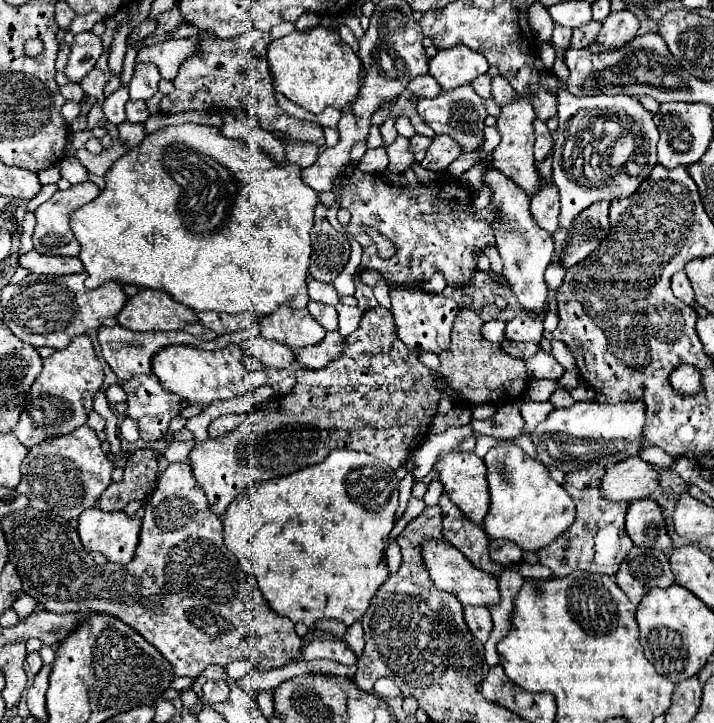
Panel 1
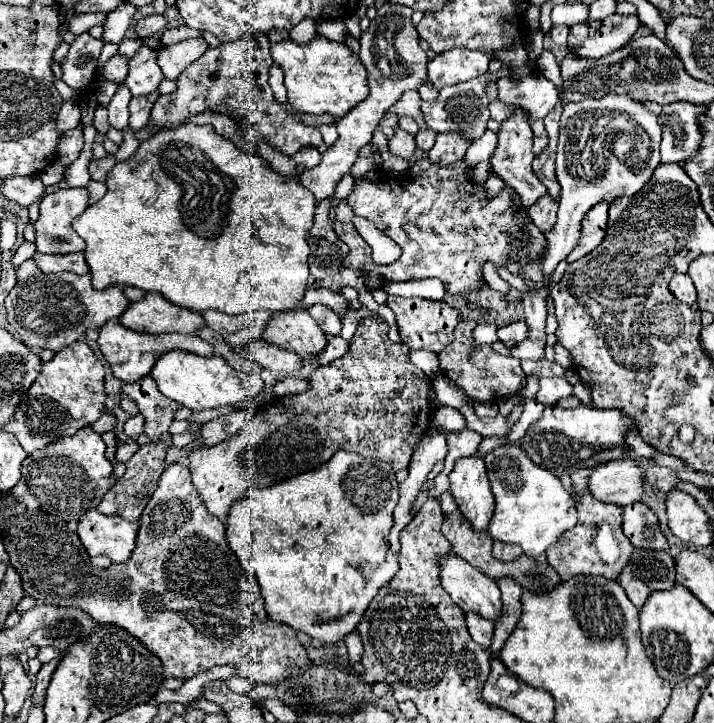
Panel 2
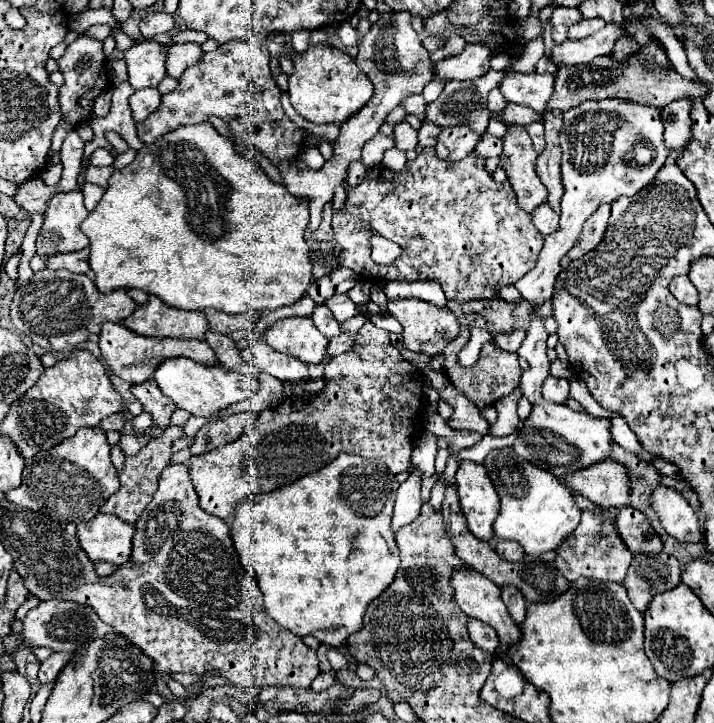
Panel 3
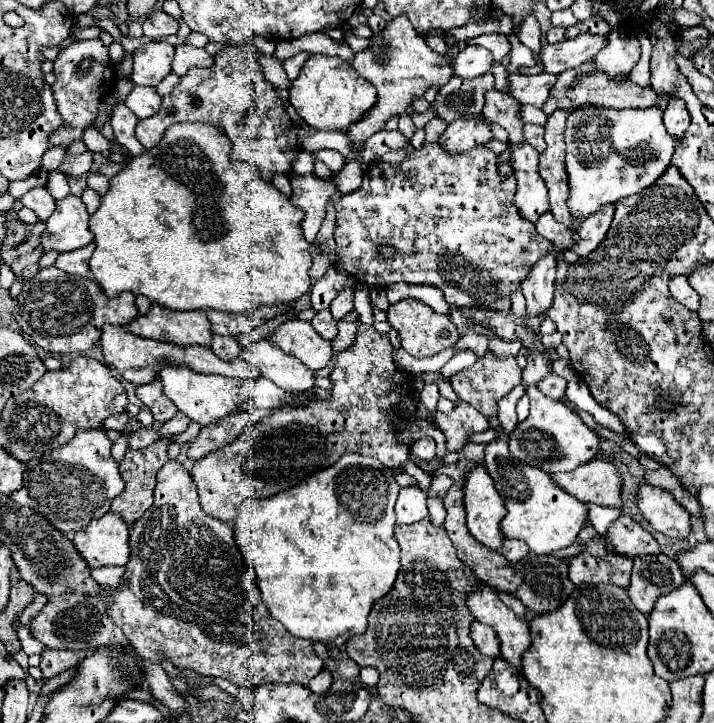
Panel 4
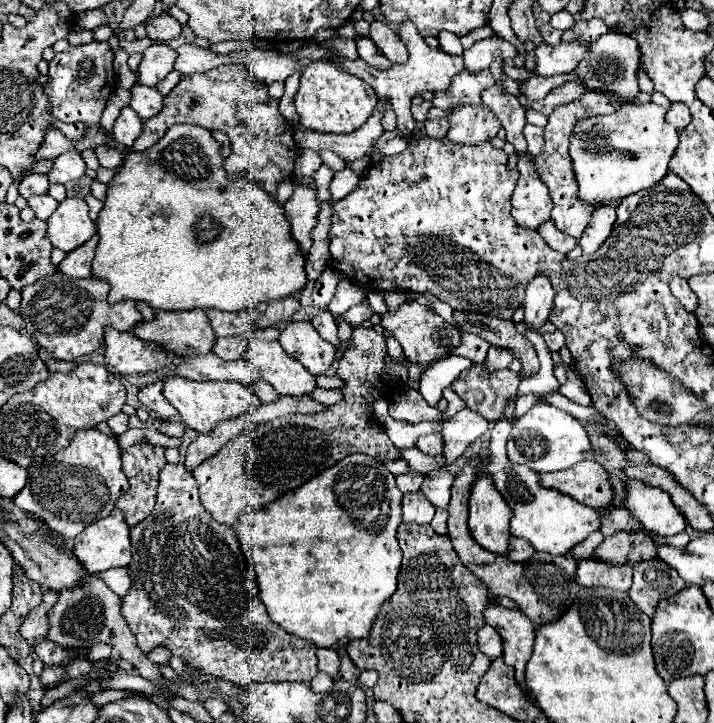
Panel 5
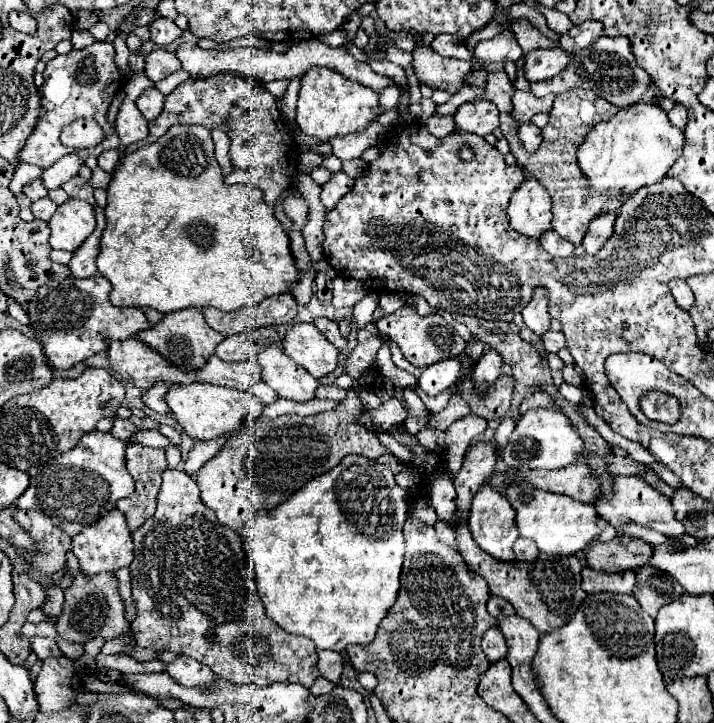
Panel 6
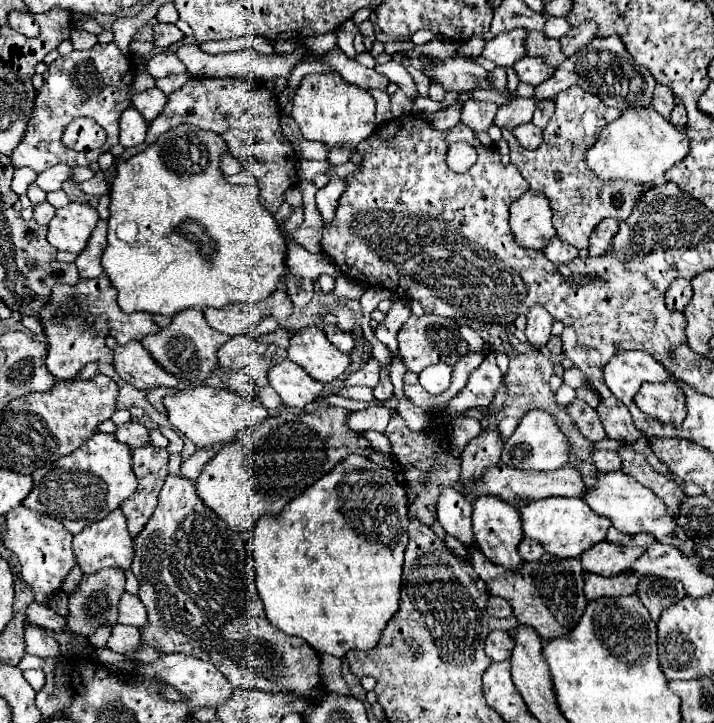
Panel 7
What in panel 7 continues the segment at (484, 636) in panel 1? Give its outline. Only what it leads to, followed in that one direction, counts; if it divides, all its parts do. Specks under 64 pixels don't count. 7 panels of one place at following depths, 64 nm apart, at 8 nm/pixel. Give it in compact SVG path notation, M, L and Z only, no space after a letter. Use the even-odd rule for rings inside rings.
M492 630L490 632L490 636L486 640L486 654L494 662L508 660L512 656L512 648L514 648L514 640L512 640L510 632L504 632L504 630Z

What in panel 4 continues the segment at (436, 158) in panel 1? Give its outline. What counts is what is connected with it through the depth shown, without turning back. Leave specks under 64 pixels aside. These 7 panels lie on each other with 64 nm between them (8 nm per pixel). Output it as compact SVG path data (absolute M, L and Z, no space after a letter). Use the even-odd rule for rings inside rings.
M460 118L448 124L446 132L440 136L440 144L448 152L466 152L466 150L486 144L492 138L494 138L492 126L486 118L480 122L472 118Z

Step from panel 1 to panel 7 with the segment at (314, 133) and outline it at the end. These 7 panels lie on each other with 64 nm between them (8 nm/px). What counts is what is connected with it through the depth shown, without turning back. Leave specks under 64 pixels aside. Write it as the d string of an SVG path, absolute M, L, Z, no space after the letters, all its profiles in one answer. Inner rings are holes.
M190 78L180 90L176 90L168 96L168 102L166 102L164 110L160 112L160 116L148 124L148 136L146 136L144 144L134 146L134 148L126 148L122 152L122 156L118 158L118 162L130 160L132 156L140 154L150 144L154 144L160 134L164 134L170 128L176 128L180 124L192 124L192 126L198 126L202 130L210 130L210 132L220 134L228 142L232 156L236 156L242 164L242 172L228 176L228 180L232 184L250 184L250 186L258 188L260 190L260 204L264 208L268 208L270 214L274 214L282 206L286 188L290 188L298 182L298 174L296 174L298 158L294 156L294 146L280 132L280 110L278 110L276 96L270 90L266 90L266 86L262 82L240 80L240 78Z

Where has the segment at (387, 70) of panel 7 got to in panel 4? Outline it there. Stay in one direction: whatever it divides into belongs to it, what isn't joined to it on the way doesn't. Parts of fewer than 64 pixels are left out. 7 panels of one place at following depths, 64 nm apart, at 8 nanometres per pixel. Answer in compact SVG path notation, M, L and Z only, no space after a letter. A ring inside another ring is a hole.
M346 32L346 42L350 44L350 48L352 48L354 52L364 52L364 48L370 48L370 46L372 46L372 44L370 44L370 38L348 36L348 32Z

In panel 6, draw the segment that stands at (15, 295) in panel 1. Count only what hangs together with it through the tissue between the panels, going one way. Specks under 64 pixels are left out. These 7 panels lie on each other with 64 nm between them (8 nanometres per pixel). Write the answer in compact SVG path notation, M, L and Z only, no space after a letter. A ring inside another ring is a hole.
M104 276L94 278L66 278L44 284L26 312L32 320L32 330L42 338L48 364L58 370L70 370L86 358L106 352L106 338L128 340L142 330L152 328L140 308L116 308L110 304L110 282Z

